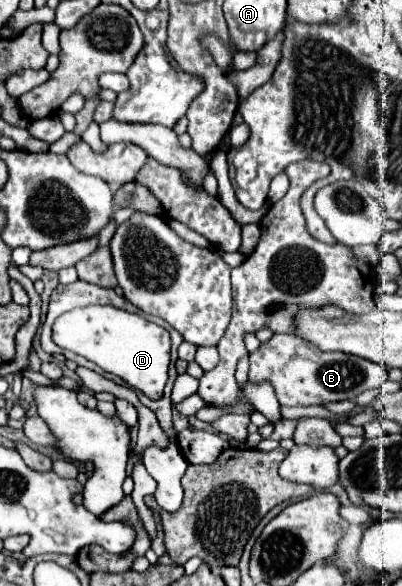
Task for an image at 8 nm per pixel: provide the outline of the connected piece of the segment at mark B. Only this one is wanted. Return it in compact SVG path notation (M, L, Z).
M274 333L270 341L262 343L250 355L250 373L248 383L268 381L274 387L274 393L280 405L320 405L326 401L356 399L366 389L380 387L386 381L386 369L370 359L360 359L348 353L326 353L320 351L306 339L286 333Z

